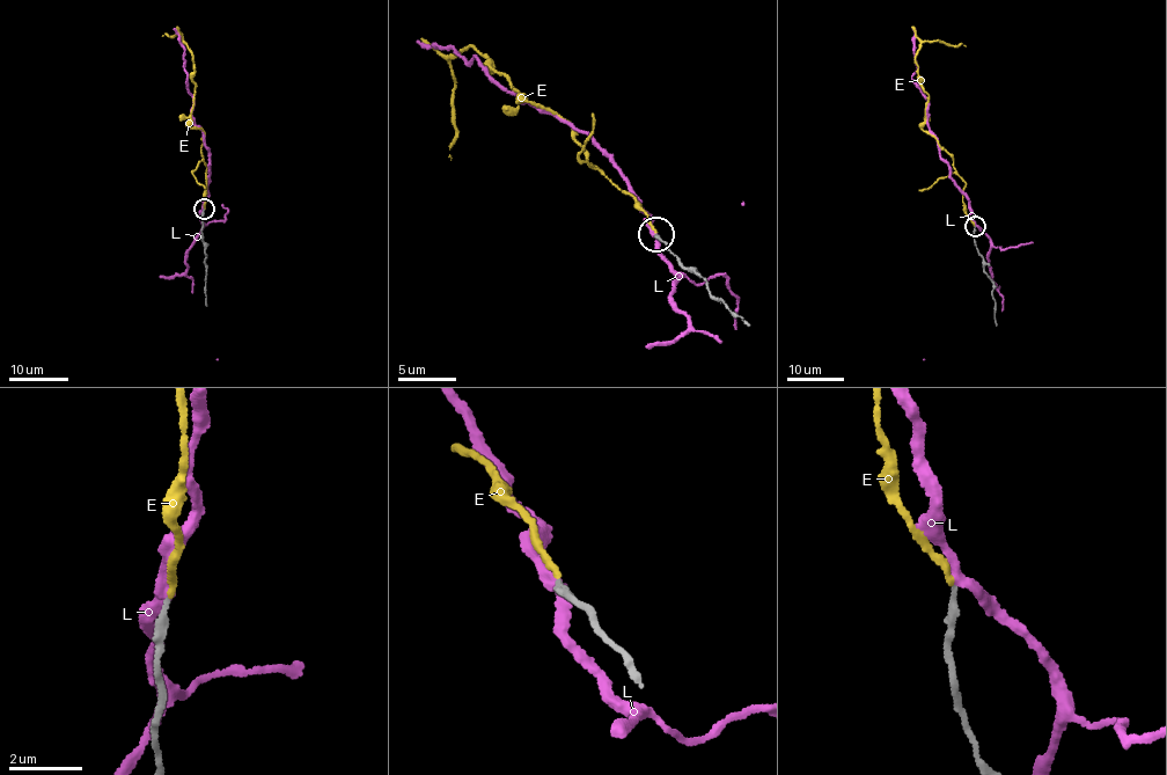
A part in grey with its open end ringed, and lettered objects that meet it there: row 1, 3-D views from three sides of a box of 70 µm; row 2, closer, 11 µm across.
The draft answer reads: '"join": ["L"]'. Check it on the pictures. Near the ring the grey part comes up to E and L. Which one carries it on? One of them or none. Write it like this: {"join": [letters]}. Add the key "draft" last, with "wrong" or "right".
{"join": ["E"], "draft": "wrong"}

